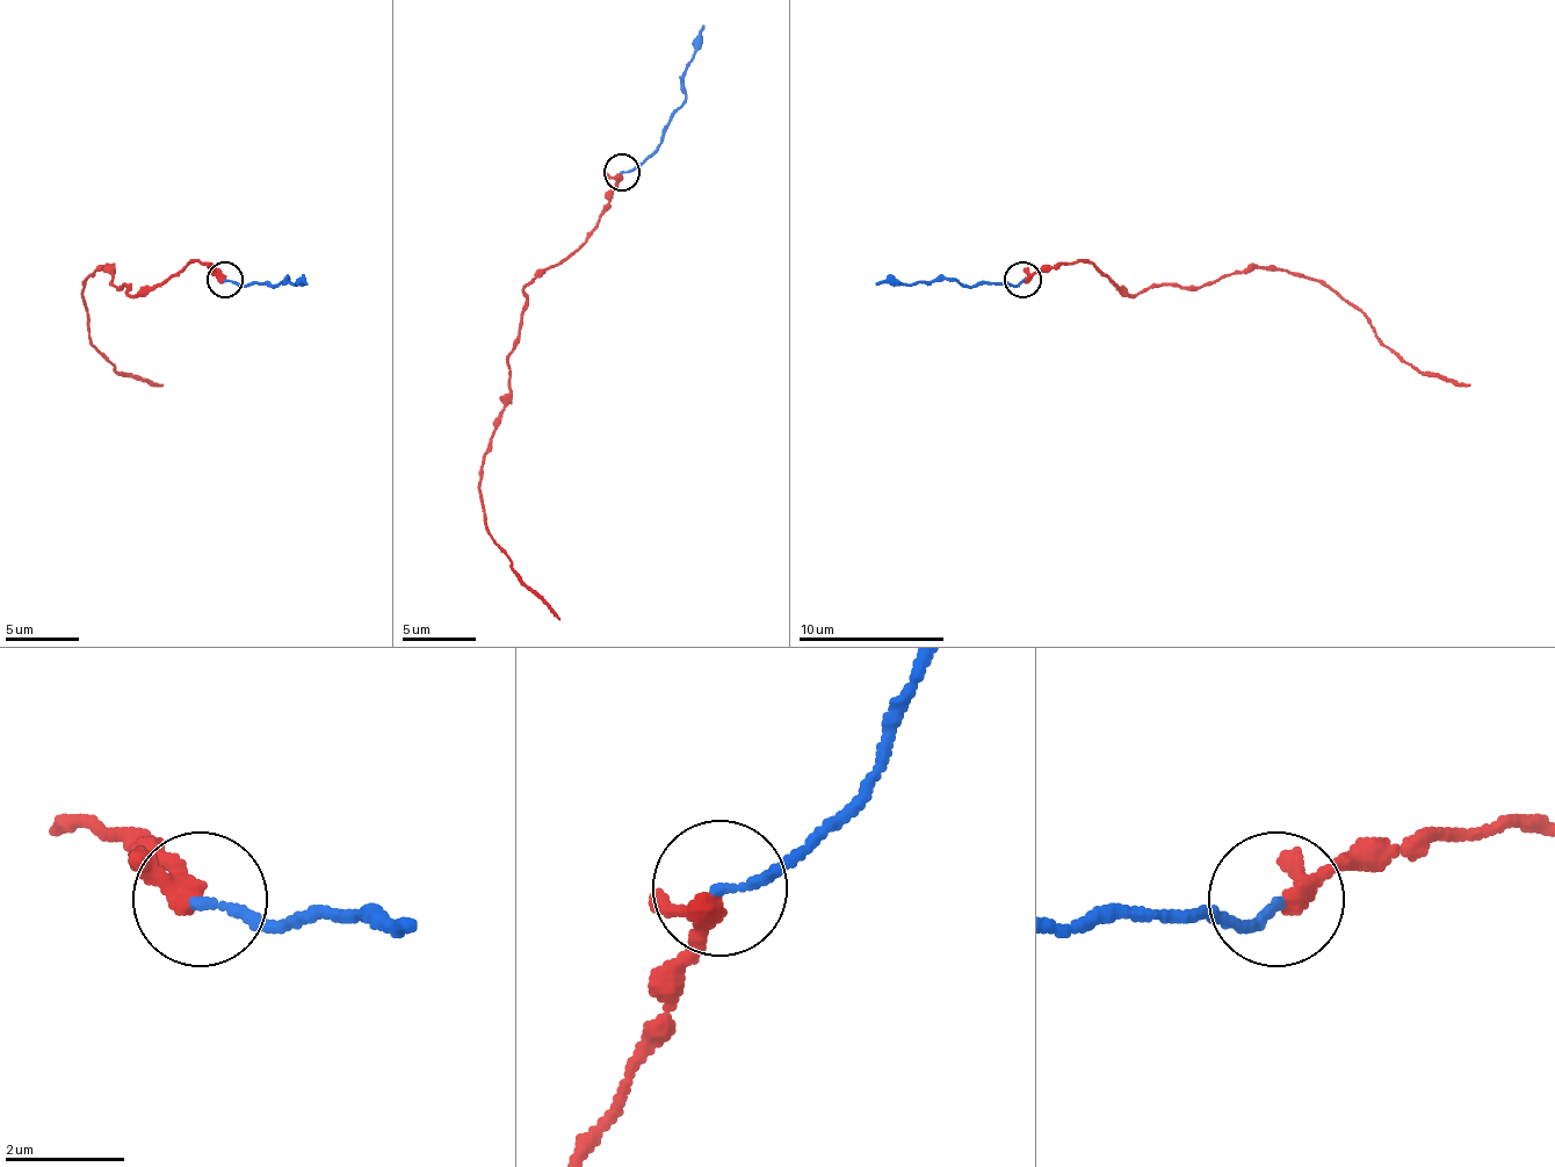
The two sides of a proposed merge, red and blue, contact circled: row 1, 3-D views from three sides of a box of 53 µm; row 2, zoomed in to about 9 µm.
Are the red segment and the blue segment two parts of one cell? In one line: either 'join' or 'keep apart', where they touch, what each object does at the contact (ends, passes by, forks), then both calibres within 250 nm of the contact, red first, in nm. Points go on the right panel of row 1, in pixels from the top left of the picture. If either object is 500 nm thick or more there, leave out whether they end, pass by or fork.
join | (1022, 279) | red passes by | blue ends | 260/160 nm

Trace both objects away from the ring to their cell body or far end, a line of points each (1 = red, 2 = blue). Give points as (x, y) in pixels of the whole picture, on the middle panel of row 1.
1: (621, 173), (606, 213), (587, 239), (526, 290), (504, 415), (482, 474), (485, 528), (558, 620)
2: (621, 173), (639, 165), (657, 148), (662, 129), (687, 95), (684, 70), (694, 56), (694, 37), (704, 26)

